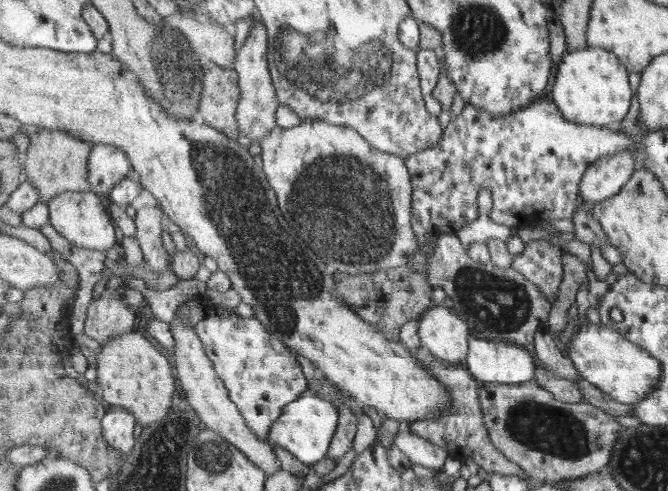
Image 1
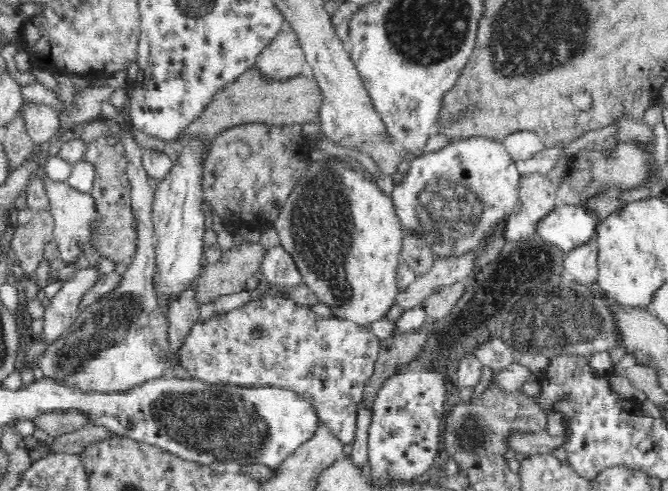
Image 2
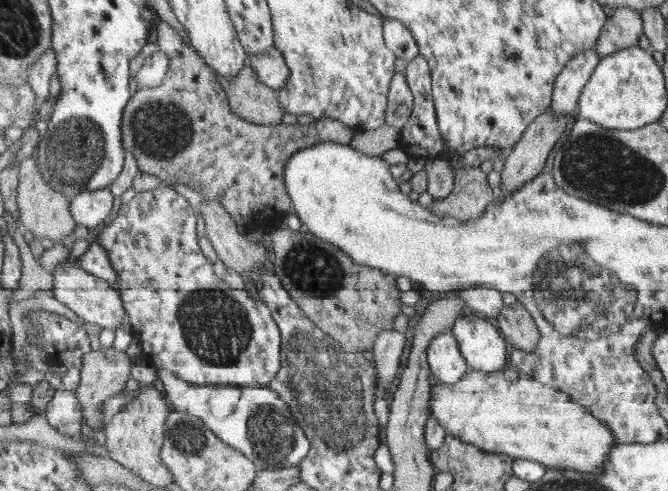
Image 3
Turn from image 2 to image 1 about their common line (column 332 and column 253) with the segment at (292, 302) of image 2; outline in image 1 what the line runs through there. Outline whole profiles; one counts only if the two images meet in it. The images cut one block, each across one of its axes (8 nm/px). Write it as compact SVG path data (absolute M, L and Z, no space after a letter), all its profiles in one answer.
M205 305L205 314L196 327L215 370L228 387L232 401L244 415L249 428L265 443L283 409L308 388L296 353L268 330L261 321L241 318L235 310L221 305Z

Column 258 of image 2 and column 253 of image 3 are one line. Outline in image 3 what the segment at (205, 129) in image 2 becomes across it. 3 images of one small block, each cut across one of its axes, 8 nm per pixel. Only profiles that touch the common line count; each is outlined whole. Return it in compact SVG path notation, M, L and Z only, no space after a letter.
M246 65L230 79L215 74L230 98L233 112L241 118L261 125L281 123L285 114L278 99L279 91L261 82L252 66Z

